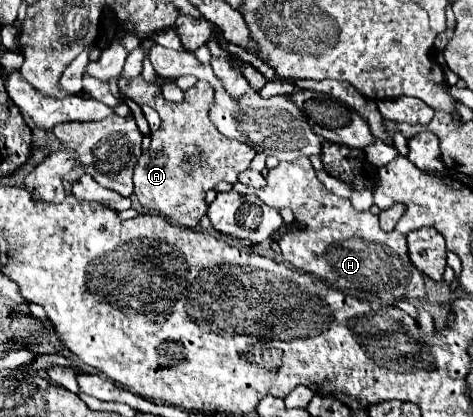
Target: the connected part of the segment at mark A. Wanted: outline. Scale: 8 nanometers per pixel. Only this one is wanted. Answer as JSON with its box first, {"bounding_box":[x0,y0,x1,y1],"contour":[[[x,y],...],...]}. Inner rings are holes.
{"bounding_box":[117,77,255,227],"contour":[[[143,77],[121,79],[117,85],[121,95],[135,101],[137,105],[153,107],[161,115],[161,129],[151,135],[151,147],[139,157],[133,173],[135,195],[139,203],[147,211],[161,213],[181,227],[197,227],[197,223],[207,211],[205,193],[219,181],[237,183],[239,173],[249,169],[249,163],[255,157],[255,149],[241,141],[227,139],[211,123],[209,109],[215,103],[215,97],[213,87],[207,81],[197,81],[193,89],[187,89],[183,103],[167,101],[163,93],[157,91],[155,85],[149,85]],[[187,157],[193,157],[201,165],[195,175],[185,173],[179,167],[181,161]]]}

